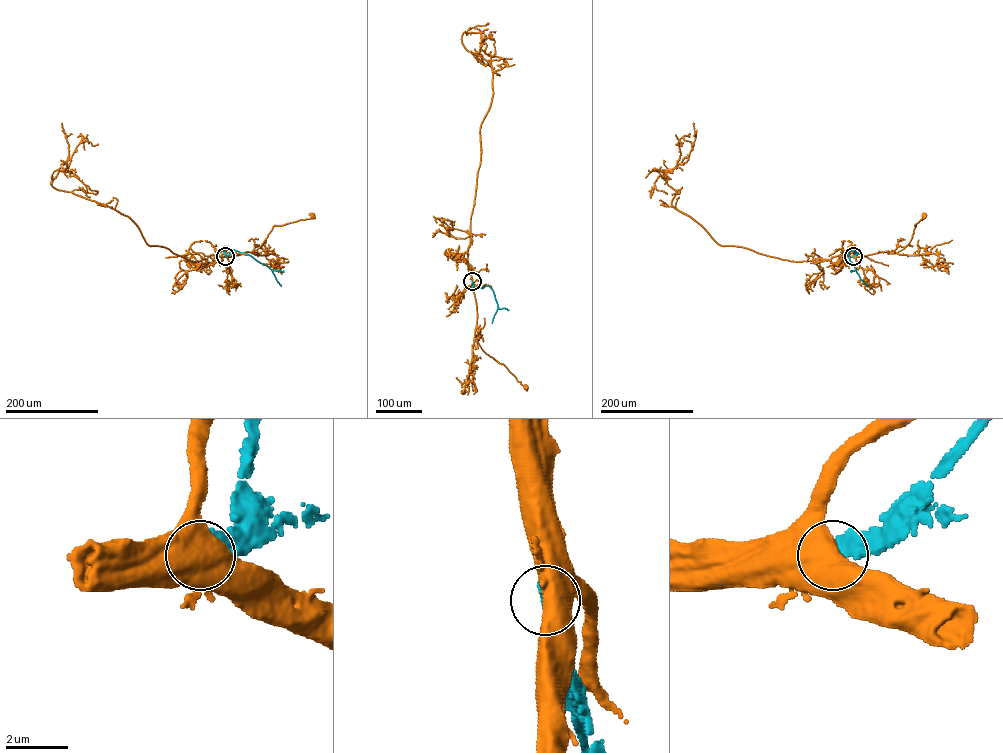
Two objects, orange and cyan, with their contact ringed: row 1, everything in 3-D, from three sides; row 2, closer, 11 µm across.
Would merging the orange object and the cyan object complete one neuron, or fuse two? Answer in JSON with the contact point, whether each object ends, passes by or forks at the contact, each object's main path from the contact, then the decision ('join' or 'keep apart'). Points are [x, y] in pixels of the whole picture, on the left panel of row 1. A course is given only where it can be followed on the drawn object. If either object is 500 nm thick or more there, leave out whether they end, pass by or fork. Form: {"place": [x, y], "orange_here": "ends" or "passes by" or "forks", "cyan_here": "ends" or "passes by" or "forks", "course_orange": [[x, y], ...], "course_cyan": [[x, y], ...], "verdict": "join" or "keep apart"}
{"place": [225, 256], "course_orange": [[225, 256], [253, 253], [274, 226], [312, 215]], "course_cyan": [[225, 256], [233, 250], [247, 254], [271, 270], [281, 285]], "verdict": "keep apart"}

